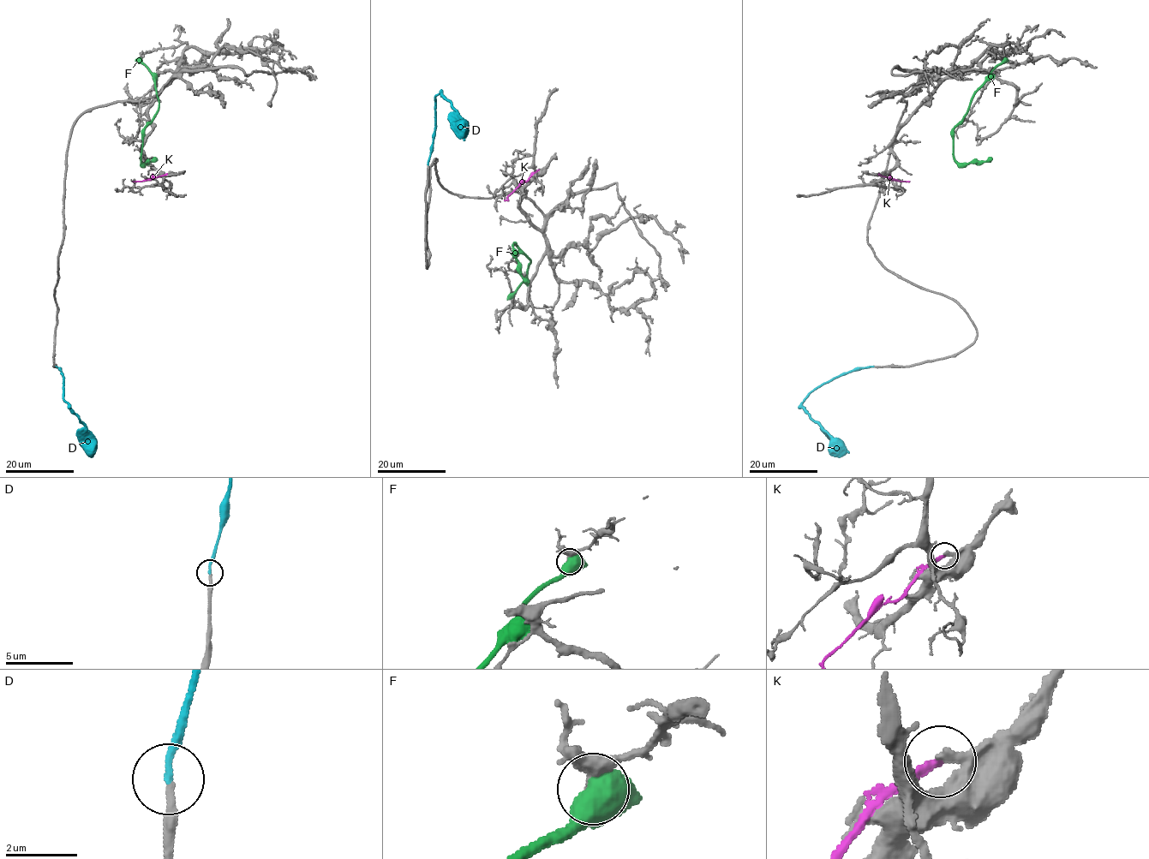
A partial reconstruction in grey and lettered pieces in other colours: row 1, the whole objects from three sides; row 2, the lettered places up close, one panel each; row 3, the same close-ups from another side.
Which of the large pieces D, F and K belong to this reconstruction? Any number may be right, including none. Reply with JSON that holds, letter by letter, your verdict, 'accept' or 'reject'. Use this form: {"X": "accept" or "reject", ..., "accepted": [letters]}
{"D": "accept", "F": "reject", "K": "reject", "accepted": ["D"]}

